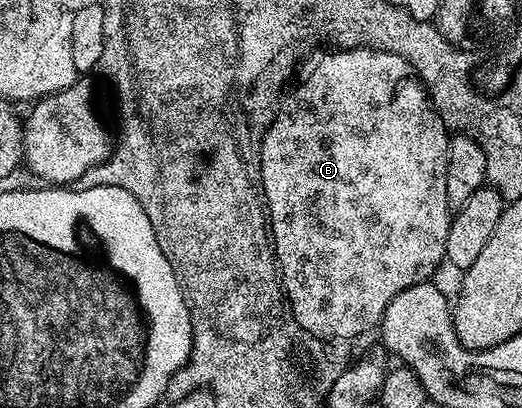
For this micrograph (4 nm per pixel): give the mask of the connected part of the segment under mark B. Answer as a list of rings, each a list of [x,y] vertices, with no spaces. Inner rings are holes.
[[[354,46],[352,50],[335,48],[327,53],[331,54],[317,59],[315,67],[284,93],[279,109],[275,111],[275,119],[269,124],[261,144],[261,180],[275,260],[279,263],[283,292],[295,317],[295,326],[302,333],[304,330],[319,338],[315,340],[355,340],[358,334],[366,330],[374,331],[378,327],[389,304],[395,301],[398,294],[405,292],[405,288],[415,282],[428,281],[432,277],[431,273],[439,265],[444,265],[453,217],[449,200],[445,196],[449,131],[427,97],[423,83],[415,77],[415,70],[401,56],[384,50],[371,50],[367,46]]]

